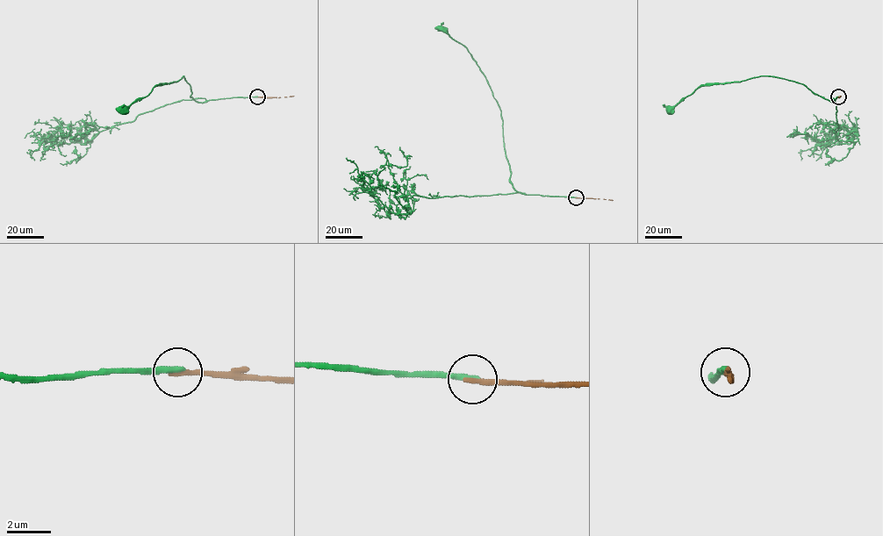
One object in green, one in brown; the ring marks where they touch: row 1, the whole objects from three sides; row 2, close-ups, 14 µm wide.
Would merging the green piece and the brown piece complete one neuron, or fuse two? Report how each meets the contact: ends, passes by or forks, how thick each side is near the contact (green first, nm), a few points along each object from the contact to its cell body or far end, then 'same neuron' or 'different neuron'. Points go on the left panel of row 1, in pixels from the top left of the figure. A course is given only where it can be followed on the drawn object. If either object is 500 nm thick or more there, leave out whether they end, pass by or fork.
green ends there; brown ends there; 280 nm thick on the green side, 280 nm on the other; green runs (257, 96), (198, 103), (190, 96), (191, 87), (183, 76), (170, 83), (157, 84), (146, 96), (123, 110); brown runs (257, 96), (293, 96); different neuron

